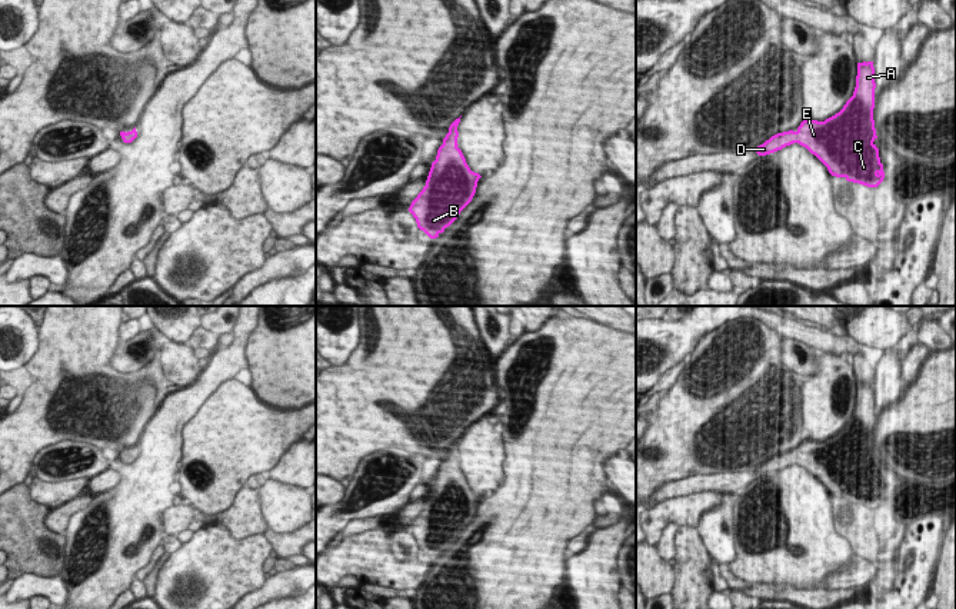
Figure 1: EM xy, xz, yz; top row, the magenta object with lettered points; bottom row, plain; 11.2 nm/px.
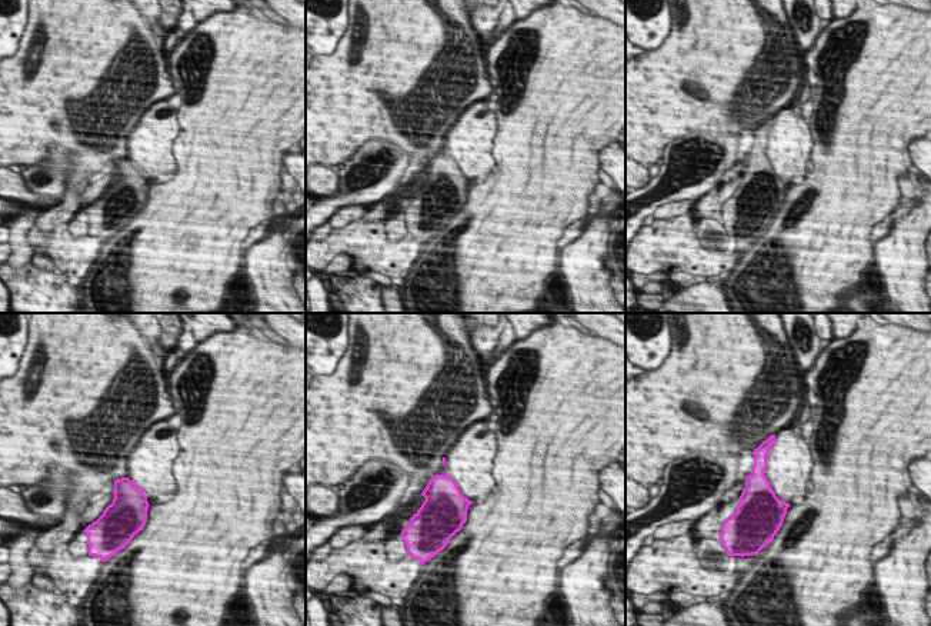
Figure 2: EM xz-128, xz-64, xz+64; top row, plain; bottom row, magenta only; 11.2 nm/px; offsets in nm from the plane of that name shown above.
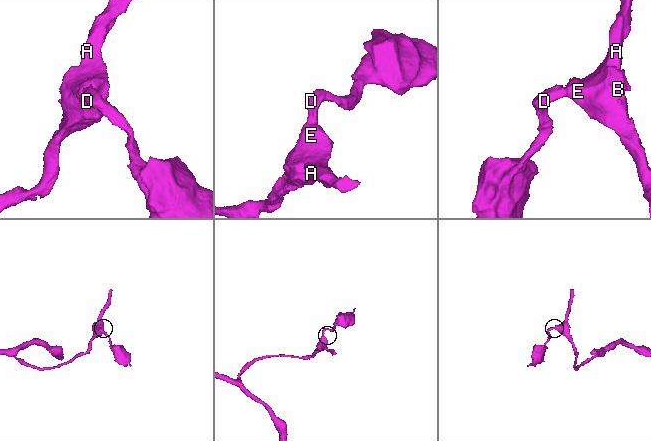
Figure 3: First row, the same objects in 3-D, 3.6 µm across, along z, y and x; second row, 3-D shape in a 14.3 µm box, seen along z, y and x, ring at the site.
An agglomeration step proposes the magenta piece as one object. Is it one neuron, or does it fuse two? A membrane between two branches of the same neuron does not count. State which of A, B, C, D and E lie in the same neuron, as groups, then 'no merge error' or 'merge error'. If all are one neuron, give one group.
A B C D E | no merge error

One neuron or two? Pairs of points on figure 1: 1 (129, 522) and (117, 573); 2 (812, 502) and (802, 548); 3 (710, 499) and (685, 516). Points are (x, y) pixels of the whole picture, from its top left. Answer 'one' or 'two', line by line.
1: one
2: one
3: one

